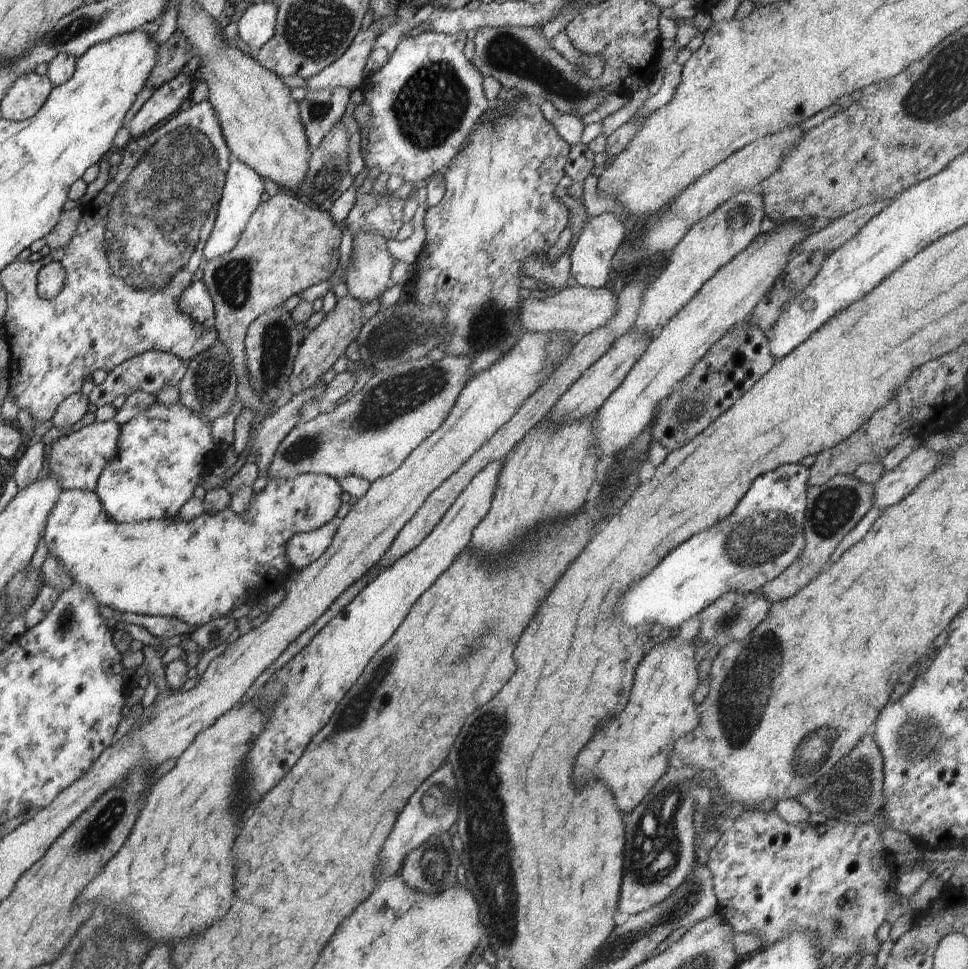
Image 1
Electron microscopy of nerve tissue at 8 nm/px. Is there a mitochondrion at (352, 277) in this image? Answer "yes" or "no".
no

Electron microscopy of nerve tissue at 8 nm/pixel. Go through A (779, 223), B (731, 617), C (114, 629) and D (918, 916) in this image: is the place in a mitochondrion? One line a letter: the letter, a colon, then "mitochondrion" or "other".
A: other
B: mitochondrion
C: other
D: other

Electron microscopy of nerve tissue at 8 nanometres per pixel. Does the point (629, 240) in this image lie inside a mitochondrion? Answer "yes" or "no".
no

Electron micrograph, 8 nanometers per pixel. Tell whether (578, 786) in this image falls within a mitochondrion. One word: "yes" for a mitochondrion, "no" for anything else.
no

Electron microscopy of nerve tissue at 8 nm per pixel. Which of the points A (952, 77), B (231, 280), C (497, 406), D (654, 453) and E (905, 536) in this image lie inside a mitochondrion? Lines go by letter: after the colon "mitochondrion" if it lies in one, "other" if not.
A: mitochondrion
B: mitochondrion
C: other
D: other
E: other

